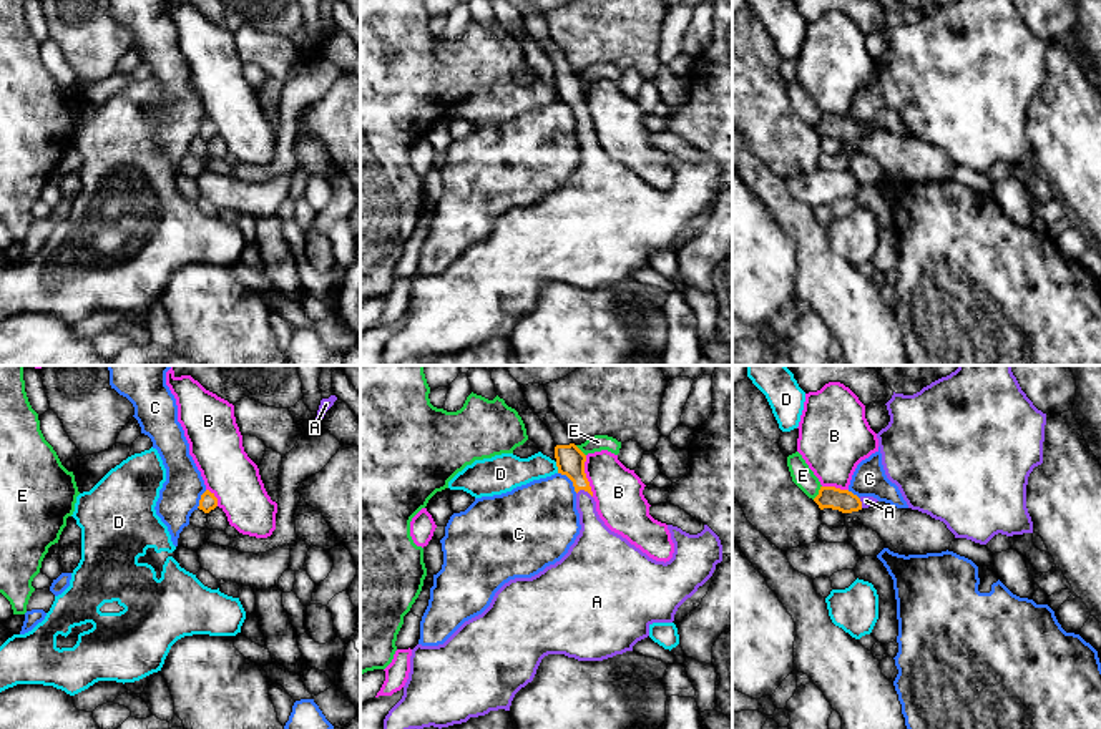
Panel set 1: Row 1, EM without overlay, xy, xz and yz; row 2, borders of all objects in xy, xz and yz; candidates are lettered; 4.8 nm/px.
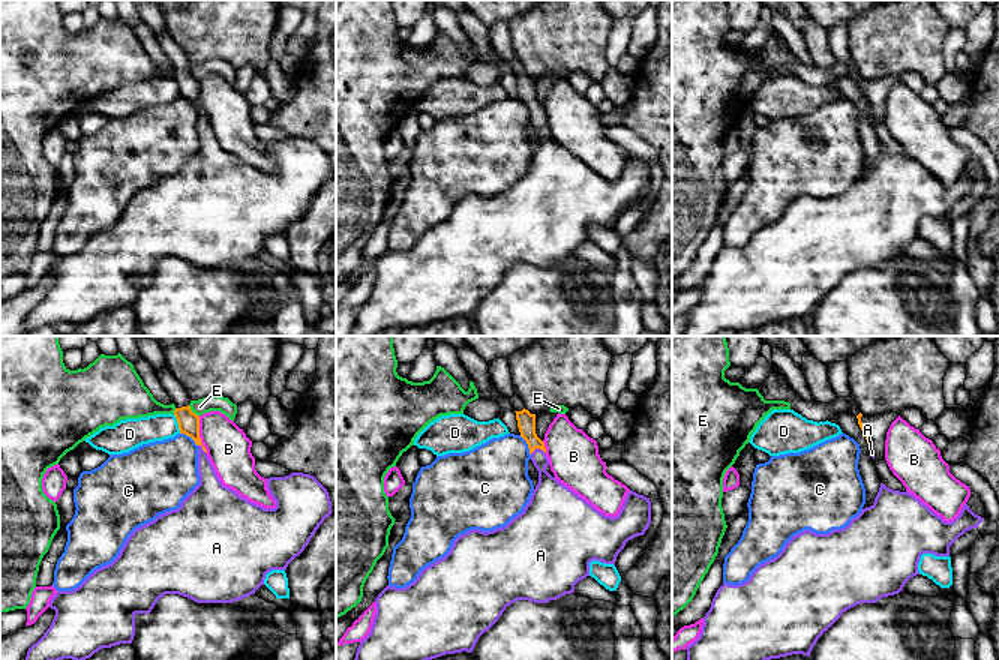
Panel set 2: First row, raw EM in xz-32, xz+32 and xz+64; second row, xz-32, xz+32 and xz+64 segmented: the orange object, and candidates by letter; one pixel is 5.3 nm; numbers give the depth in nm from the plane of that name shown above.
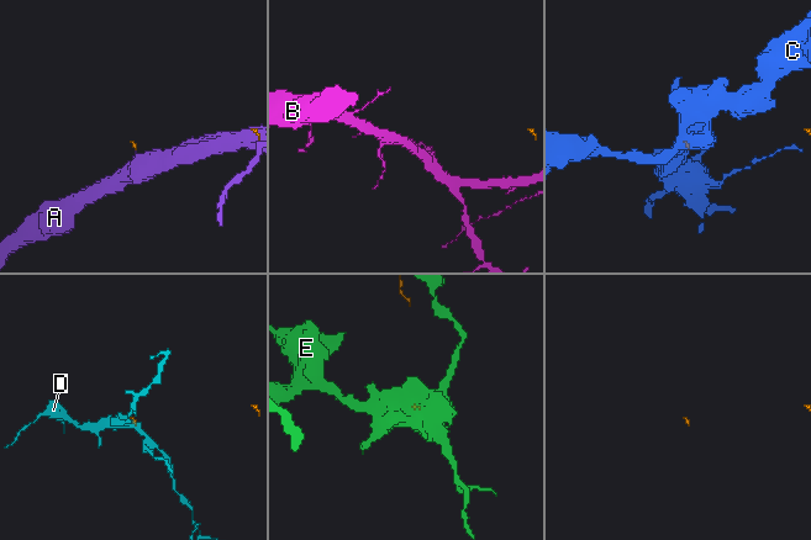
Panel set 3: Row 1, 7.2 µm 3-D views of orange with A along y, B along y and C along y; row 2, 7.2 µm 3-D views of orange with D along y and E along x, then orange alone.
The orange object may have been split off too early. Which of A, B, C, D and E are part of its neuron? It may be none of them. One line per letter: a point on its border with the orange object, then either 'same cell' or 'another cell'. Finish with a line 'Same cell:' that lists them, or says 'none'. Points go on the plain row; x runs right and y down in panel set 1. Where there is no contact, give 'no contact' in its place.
A: meets orange in xz at (585, 118); same cell
B: meets orange in xz at (585, 103); another cell
C: meets orange in xz at (570, 107); another cell
D: meets orange in xz at (557, 93); another cell
E: meets orange in yz at (819, 120); another cell
Same cell: A

